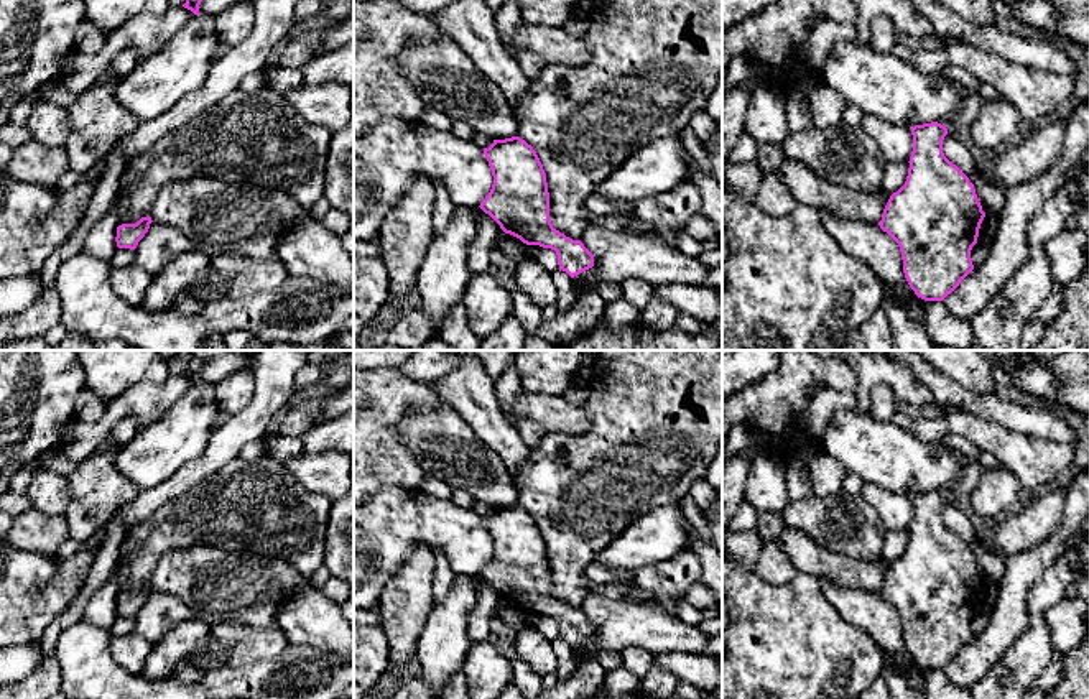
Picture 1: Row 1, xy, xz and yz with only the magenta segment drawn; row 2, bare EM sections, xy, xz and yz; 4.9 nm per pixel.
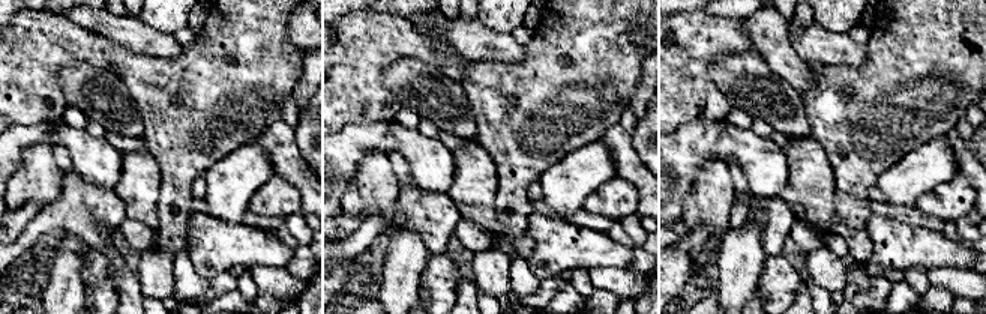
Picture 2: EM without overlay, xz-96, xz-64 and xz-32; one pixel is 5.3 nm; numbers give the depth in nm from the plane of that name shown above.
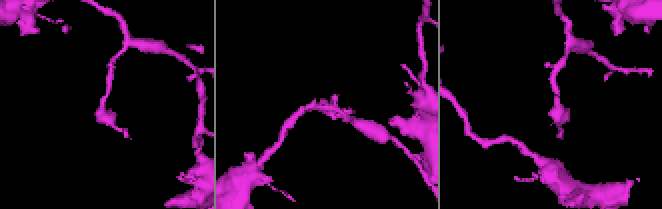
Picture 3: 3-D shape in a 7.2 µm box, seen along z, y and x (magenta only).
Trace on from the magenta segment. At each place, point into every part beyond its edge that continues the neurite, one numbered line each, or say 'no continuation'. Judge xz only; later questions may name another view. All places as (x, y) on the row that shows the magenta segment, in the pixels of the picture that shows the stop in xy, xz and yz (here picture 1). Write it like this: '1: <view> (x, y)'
no continuation

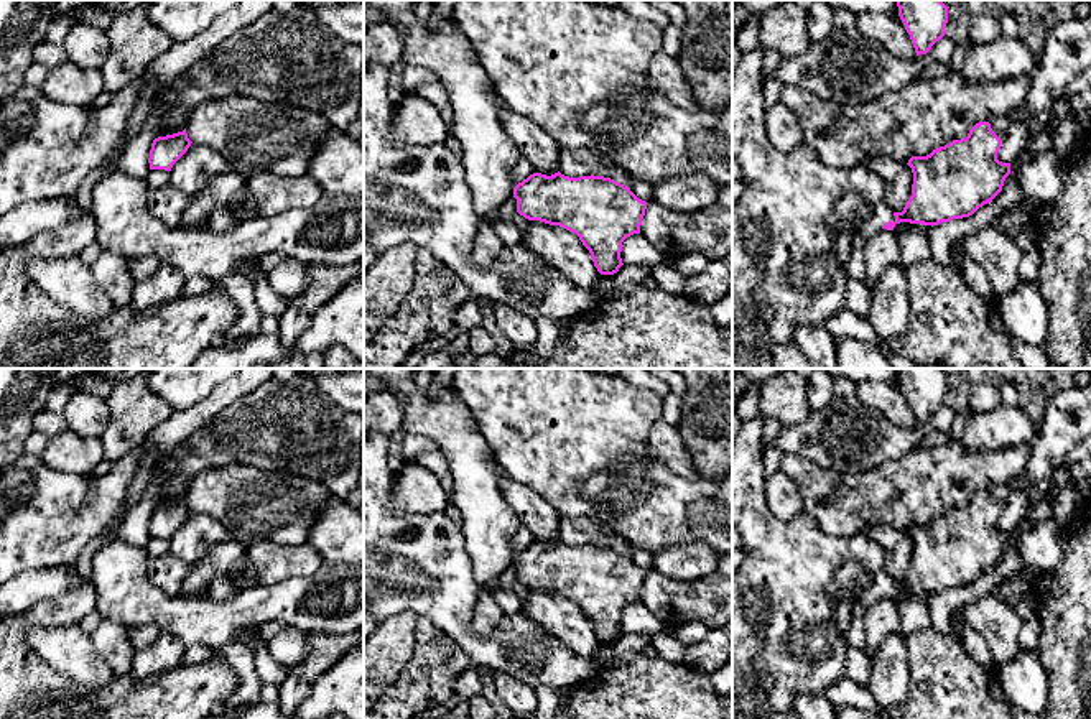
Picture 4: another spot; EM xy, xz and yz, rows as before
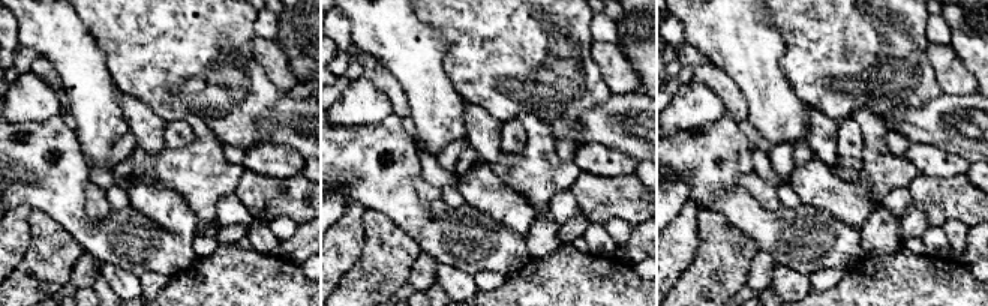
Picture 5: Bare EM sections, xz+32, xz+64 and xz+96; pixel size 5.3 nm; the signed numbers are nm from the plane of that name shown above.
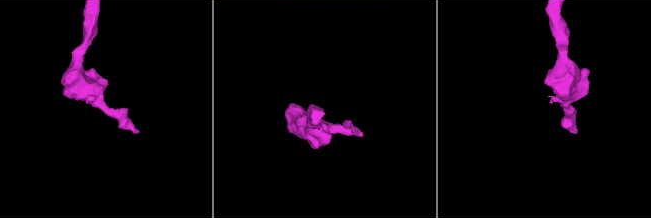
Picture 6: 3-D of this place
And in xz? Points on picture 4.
no continuation

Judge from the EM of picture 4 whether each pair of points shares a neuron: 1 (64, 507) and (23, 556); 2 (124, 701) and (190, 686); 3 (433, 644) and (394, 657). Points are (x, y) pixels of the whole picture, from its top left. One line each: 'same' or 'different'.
1: same
2: same
3: different

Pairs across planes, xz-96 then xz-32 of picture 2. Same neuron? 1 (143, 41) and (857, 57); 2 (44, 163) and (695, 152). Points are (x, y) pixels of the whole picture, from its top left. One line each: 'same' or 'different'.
1: same
2: different

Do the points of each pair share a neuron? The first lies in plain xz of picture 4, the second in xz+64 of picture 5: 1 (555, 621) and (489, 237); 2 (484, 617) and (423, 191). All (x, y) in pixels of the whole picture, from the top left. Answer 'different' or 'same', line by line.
1: different
2: same

